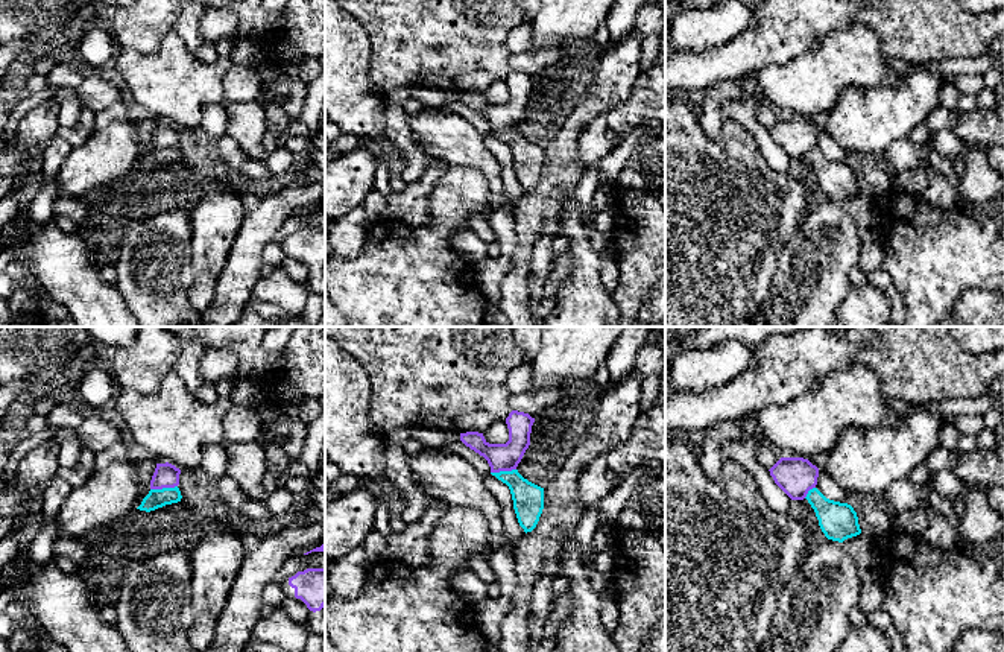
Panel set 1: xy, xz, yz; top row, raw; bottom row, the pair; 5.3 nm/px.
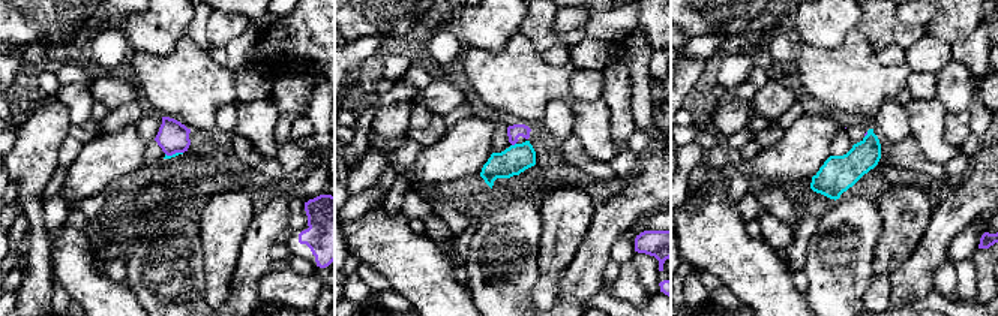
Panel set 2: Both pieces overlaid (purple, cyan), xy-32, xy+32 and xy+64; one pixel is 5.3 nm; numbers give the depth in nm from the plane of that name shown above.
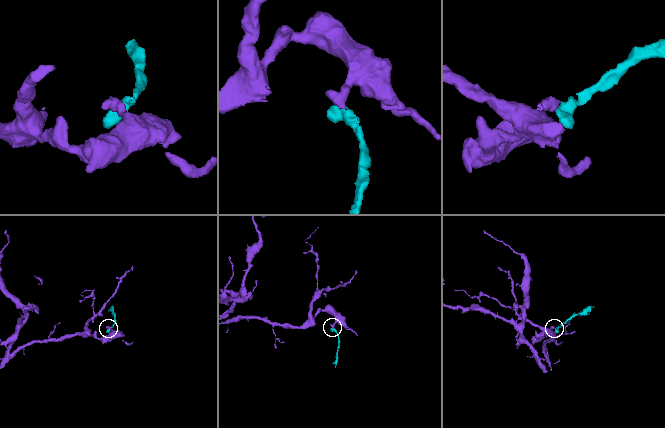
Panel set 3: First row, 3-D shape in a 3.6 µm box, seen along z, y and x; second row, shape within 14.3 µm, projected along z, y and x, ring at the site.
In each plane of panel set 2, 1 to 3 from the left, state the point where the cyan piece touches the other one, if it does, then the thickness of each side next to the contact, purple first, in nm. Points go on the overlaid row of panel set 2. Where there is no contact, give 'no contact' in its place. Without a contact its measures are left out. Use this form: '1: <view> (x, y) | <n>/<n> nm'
1: xy-32 (173, 153) | 170/20 nm
2: xy+32 (514, 144) | 80/150 nm
3: xy+64 (866, 134) | 20/190 nm

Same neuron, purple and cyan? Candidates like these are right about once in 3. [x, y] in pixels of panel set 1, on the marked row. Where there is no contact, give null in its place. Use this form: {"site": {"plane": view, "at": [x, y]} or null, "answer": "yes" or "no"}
{"site": {"plane": "xy", "at": [163, 487]}, "answer": "no"}

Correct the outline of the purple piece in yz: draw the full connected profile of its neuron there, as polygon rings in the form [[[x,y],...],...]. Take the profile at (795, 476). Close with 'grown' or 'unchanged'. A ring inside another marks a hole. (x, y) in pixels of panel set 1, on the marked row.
[[[781,457],[769,471],[791,500],[804,500],[817,485],[819,468],[804,457]]]; unchanged

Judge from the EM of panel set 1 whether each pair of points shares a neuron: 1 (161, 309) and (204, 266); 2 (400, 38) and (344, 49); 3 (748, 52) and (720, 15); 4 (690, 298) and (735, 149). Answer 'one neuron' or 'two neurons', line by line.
1: two neurons
2: two neurons
3: two neurons
4: one neuron

